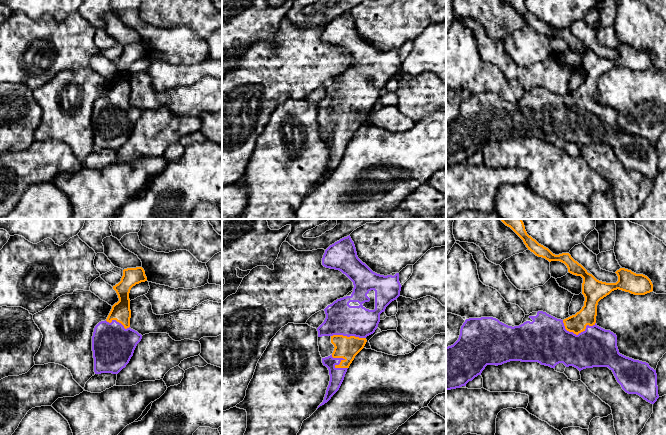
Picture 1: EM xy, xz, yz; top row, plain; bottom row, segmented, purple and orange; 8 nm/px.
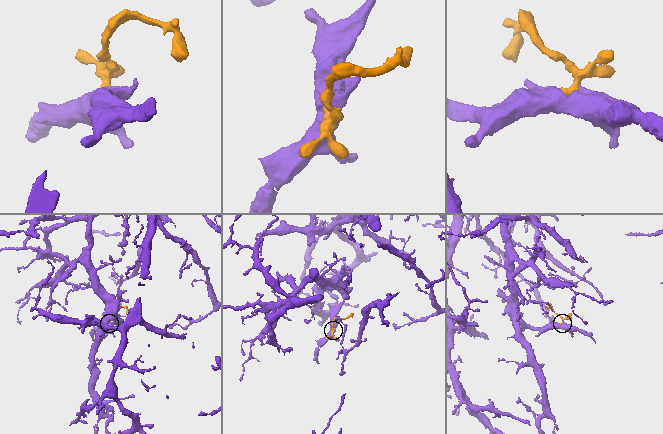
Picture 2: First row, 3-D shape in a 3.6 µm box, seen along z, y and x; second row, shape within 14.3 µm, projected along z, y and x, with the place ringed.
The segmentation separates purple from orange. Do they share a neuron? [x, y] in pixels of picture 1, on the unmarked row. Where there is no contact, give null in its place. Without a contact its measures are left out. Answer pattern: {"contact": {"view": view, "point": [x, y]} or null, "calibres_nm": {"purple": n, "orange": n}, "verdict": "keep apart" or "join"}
{"contact": {"view": "yz", "point": [578, 110]}, "calibres_nm": {"purple": 360, "orange": 150}, "verdict": "join"}

